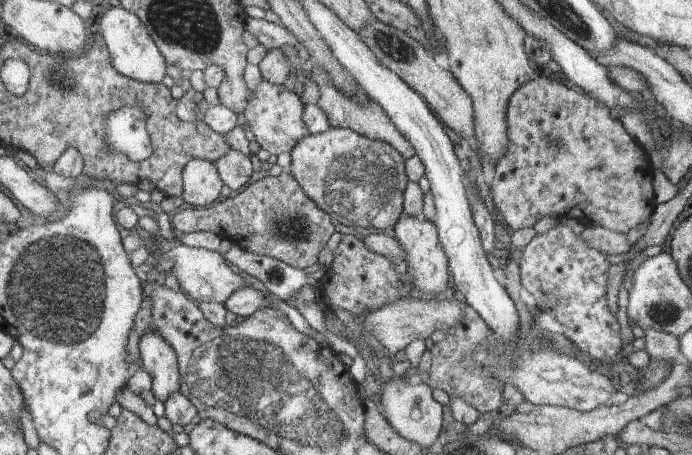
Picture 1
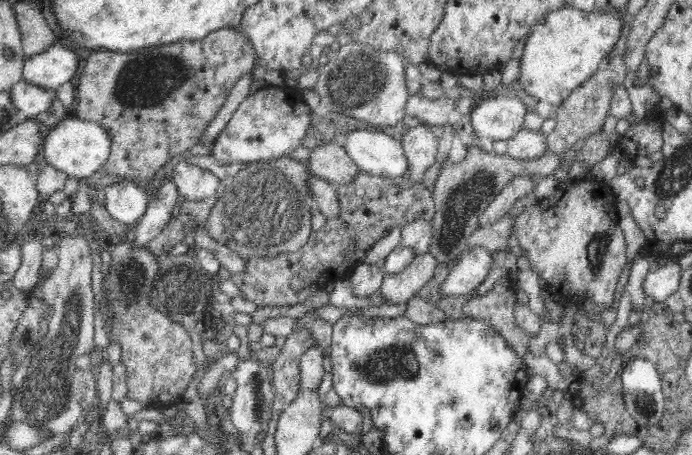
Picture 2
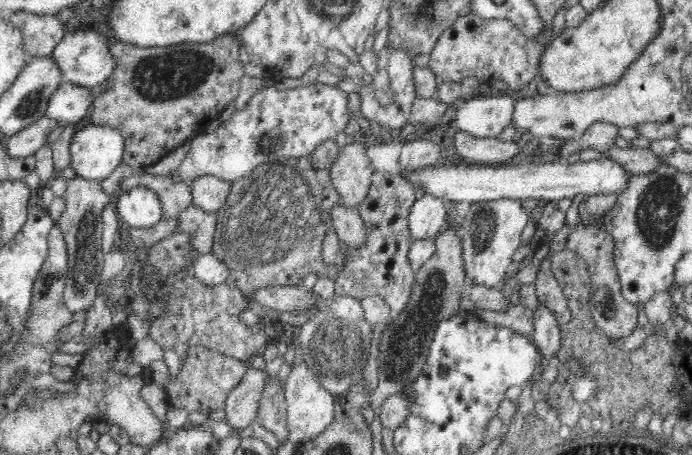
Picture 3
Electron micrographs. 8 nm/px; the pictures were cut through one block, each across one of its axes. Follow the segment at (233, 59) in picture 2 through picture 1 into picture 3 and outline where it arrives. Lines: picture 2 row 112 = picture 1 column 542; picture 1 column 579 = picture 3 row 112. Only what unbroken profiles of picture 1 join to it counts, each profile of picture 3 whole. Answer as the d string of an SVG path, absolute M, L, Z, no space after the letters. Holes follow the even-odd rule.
M226 33L208 43L180 43L172 46L141 48L127 43L110 45L114 68L106 89L94 98L92 125L106 125L120 131L125 140L122 164L137 171L154 165L186 140L205 132L210 121L218 118L239 94L245 70L240 61L241 42Z

